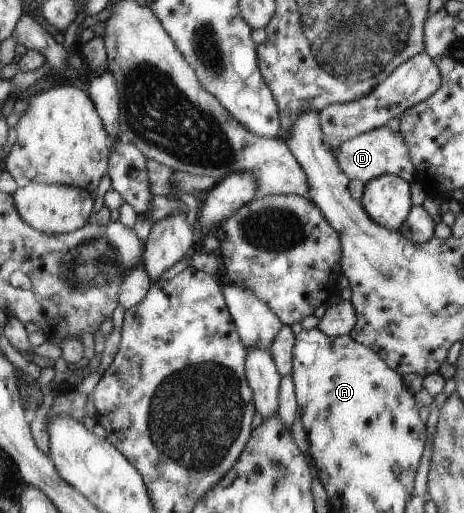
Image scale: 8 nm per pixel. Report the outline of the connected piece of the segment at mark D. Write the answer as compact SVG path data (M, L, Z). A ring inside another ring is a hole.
M380 125L352 137L348 141L341 142L334 152L335 162L339 166L339 170L342 170L350 181L356 179L364 184L368 180L383 174L393 174L406 179L406 182L414 181L415 172L406 141L402 138L399 131L393 132L386 125Z

